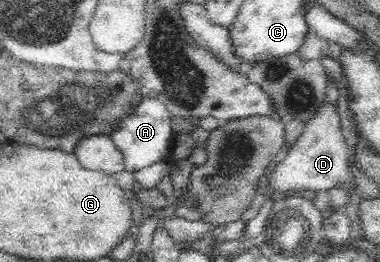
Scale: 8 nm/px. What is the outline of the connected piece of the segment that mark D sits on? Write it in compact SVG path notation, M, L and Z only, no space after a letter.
M326 98L326 101L321 104L321 108L306 122L301 136L294 142L286 157L277 163L268 181L269 186L277 194L301 189L317 193L324 190L329 191L337 186L350 192L344 211L350 218L352 238L350 245L353 245L357 240L361 240L363 234L361 221L357 215L358 204L363 197L359 196L359 193L353 189L356 182L354 182L350 171L347 152L347 142L341 131L338 108L330 104Z

